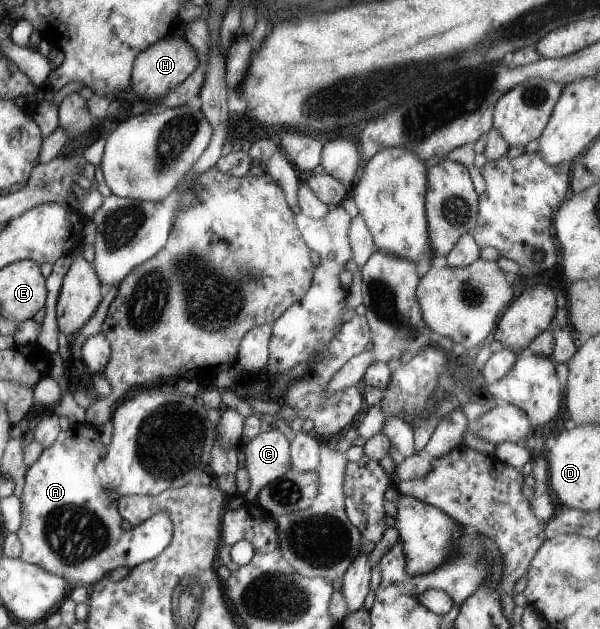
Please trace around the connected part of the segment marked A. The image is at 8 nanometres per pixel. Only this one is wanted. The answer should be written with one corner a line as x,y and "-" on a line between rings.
86,422
74,424
70,429
61,431
54,443
42,451
38,461
28,468
20,497
22,520
17,537
19,543
22,543
22,553
19,559
52,575
58,575
70,583
89,586
118,567
129,567
132,570
158,557
170,545
173,524
168,513
164,511
148,517
138,527
130,530
121,527
123,518
117,505
120,495
114,491
106,491
94,471
98,461
106,455
106,449
95,427

